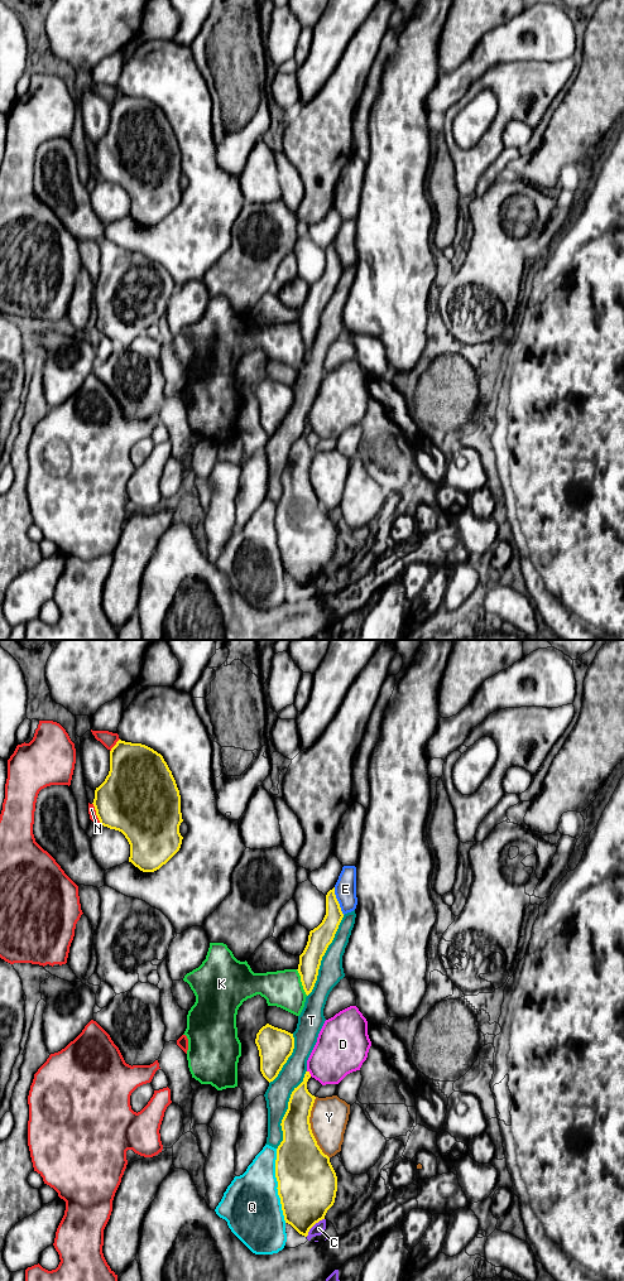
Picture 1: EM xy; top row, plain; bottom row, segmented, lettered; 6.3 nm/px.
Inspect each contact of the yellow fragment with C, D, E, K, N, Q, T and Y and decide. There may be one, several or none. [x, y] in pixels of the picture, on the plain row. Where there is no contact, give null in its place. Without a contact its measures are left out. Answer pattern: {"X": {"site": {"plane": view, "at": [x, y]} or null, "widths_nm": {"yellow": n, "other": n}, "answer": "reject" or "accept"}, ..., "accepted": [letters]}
{"C": {"site": {"plane": "xy", "at": [313, 578]}, "widths_nm": {"yellow": 380, "other": 80}, "answer": "reject"}, "D": {"site": {"plane": "xy", "at": [308, 427]}, "widths_nm": {"yellow": 160, "other": 320}, "answer": "reject"}, "E": {"site": {"plane": "xy", "at": [337, 255]}, "widths_nm": {"yellow": 140, "other": 140}, "answer": "reject"}, "K": {"site": {"plane": "xy", "at": [301, 335]}, "widths_nm": {"yellow": 140, "other": 240}, "answer": "reject"}, "N": {"site": {"plane": "xy", "at": [96, 168]}, "widths_nm": {"yellow": 420, "other": 50}, "answer": "reject"}, "Q": {"site": {"plane": "xy", "at": [278, 539]}, "widths_nm": {"yellow": 380, "other": 380}, "answer": "reject"}, "T": {"site": {"plane": "xy", "at": [324, 308]}, "widths_nm": {"yellow": 150, "other": 150}, "answer": "reject"}, "Y": {"site": {"plane": "xy", "at": [310, 481]}, "widths_nm": {"yellow": 320, "other": 240}, "answer": "reject"}, "accepted": []}

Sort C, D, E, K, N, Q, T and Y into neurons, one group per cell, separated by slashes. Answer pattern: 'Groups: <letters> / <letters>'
Groups: C / D / E T / K / N / Q / Y

